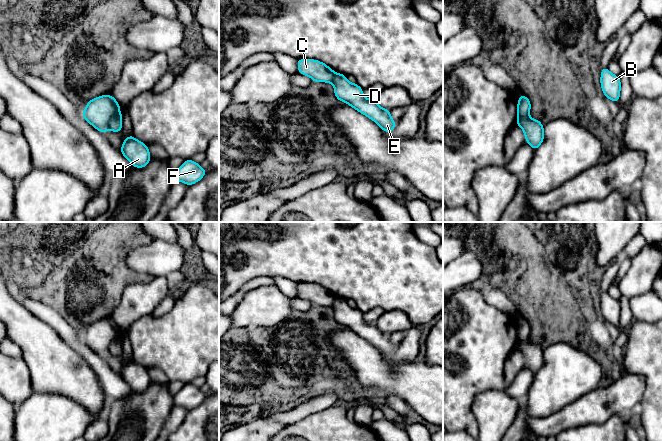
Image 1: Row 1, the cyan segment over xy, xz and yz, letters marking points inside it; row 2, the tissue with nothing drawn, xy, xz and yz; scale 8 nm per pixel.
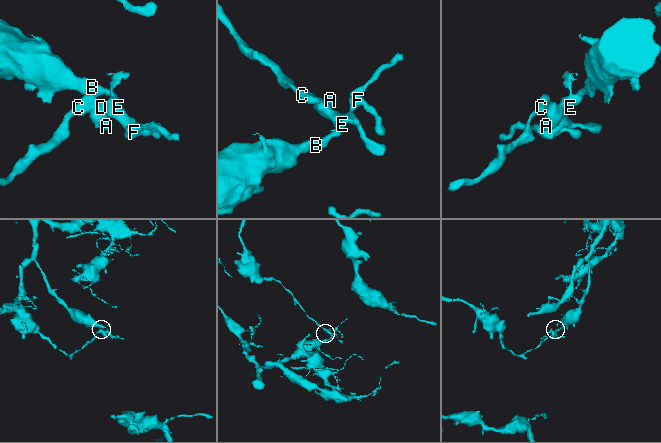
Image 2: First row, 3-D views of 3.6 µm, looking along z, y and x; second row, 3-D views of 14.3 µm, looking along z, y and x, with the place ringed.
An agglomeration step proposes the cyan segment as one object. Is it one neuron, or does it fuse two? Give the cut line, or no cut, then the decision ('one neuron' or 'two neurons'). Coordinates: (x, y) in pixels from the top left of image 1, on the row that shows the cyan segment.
cut xy (118, 111), (110, 119), (108, 128); two neurons

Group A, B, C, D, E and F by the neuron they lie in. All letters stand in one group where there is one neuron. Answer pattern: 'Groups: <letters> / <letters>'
Groups: A B D E F / C

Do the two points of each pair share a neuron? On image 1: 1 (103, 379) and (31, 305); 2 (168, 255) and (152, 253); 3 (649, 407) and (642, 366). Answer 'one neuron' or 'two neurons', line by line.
1: one neuron
2: one neuron
3: one neuron

